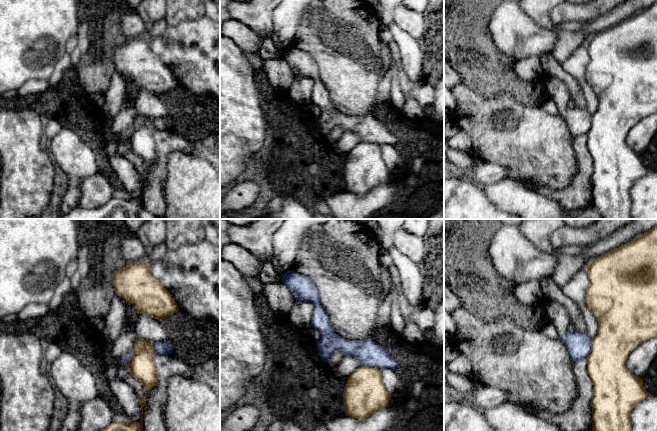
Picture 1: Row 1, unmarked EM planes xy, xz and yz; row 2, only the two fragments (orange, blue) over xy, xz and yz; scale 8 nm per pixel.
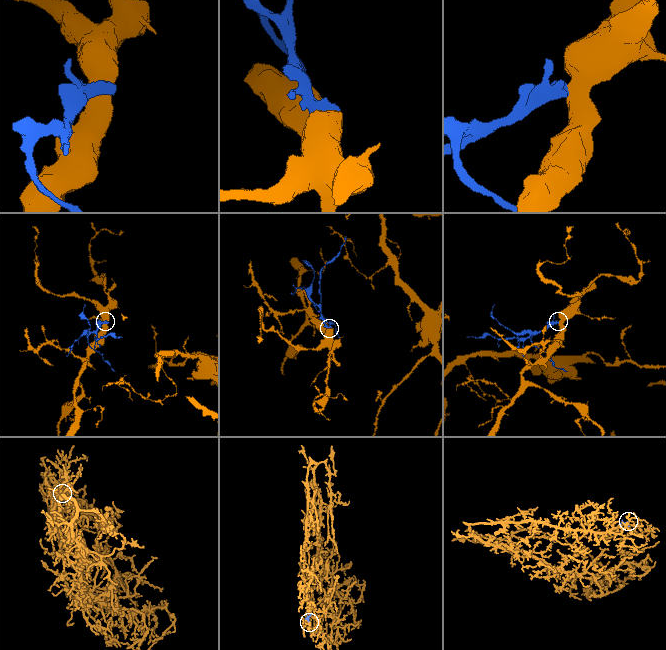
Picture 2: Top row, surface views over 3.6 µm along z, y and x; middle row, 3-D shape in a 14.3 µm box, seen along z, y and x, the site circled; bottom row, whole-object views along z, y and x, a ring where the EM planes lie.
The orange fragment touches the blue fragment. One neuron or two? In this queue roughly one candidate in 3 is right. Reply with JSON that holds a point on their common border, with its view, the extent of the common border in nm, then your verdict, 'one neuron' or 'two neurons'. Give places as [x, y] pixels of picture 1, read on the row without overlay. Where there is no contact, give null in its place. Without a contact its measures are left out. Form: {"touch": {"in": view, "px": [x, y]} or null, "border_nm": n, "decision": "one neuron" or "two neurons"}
{"touch": {"in": "xz", "px": [371, 143]}, "border_nm": 160, "decision": "two neurons"}

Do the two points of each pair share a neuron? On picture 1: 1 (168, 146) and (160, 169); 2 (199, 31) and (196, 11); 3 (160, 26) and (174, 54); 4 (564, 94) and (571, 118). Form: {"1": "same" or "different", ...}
{"1": "same", "2": "different", "3": "different", "4": "same"}

